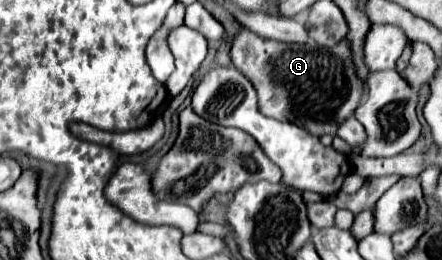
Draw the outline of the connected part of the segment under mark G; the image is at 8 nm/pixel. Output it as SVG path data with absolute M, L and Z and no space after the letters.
M241 29L231 47L231 61L253 81L259 93L259 111L263 115L277 121L287 119L315 137L335 137L339 125L349 119L363 101L347 41L341 41L333 49L325 49L315 41L305 45L285 45L263 39L249 29Z

